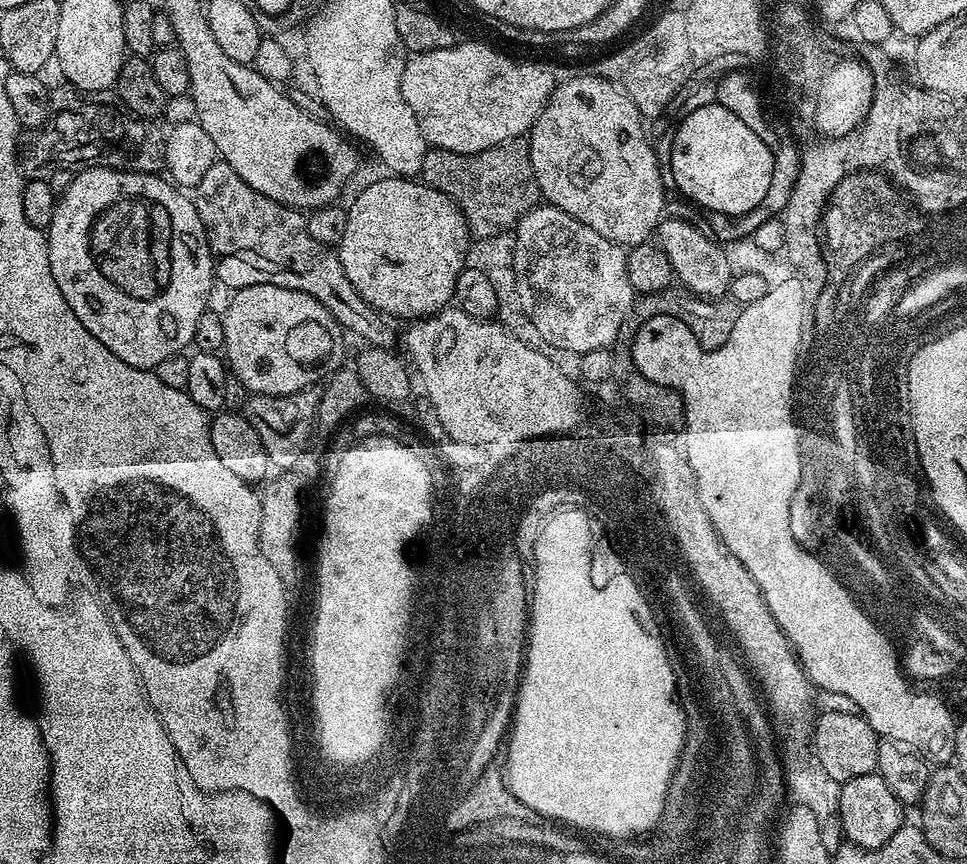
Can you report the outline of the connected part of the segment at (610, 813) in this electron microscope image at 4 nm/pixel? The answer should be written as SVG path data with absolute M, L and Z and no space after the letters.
M562 508L559 511L554 511L543 521L540 528L540 533L536 538L536 542L530 549L532 553L532 563L534 565L534 583L532 586L532 594L530 597L530 631L526 636L526 667L522 672L522 679L518 684L518 695L516 697L514 719L510 724L510 735L506 740L506 750L508 748L508 783L506 788L509 792L516 796L517 801L521 805L525 804L532 812L537 812L540 816L549 816L548 820L559 822L561 825L567 826L569 829L581 828L584 832L597 832L600 836L630 836L626 838L640 838L645 834L651 833L660 820L660 816L664 814L664 800L668 793L672 775L676 770L676 765L680 760L680 752L683 750L685 740L685 720L683 710L680 708L680 703L677 700L677 692L675 686L674 671L672 671L670 662L667 658L667 650L664 647L664 640L659 634L658 626L652 620L651 612L647 602L643 596L612 596L606 599L600 596L600 592L596 592L596 588L591 588L588 585L588 559L591 557L592 540L590 530L594 526L594 521L591 515L588 515L580 508Z

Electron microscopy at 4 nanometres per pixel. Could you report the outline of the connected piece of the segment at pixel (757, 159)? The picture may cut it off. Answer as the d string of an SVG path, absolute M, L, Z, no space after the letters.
M715 102L704 104L685 114L670 143L676 192L697 209L718 212L721 216L741 216L765 203L776 172L768 149L771 147L738 114Z

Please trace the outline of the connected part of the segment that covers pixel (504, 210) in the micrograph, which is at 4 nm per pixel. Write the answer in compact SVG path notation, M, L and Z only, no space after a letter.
M527 139L508 140L478 154L458 154L429 147L420 170L421 181L446 194L462 210L468 227L488 235L507 227L521 213L535 208L541 199L540 187L530 166Z

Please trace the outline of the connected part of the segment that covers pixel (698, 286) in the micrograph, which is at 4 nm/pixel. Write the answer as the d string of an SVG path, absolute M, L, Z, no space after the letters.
M673 216L665 217L657 224L656 242L670 259L673 275L687 291L705 299L717 299L727 293L733 273L726 251L695 223Z

